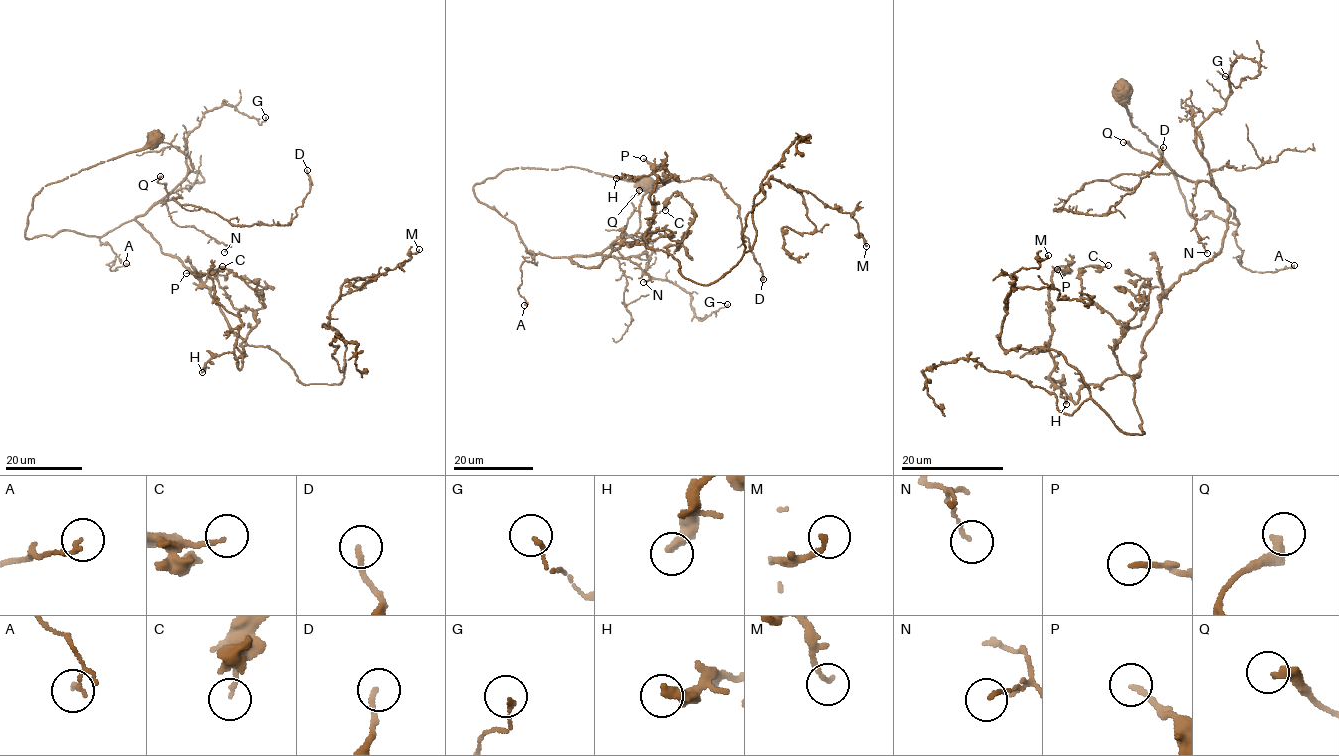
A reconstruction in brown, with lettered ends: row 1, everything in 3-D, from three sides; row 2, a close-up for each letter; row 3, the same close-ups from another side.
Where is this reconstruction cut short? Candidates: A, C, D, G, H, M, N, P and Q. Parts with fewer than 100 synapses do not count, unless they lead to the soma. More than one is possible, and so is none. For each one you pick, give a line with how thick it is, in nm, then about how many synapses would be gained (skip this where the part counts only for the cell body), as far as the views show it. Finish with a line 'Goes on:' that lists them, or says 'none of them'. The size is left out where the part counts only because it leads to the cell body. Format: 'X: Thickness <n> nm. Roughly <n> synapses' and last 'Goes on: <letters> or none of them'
Goes on: none of them

